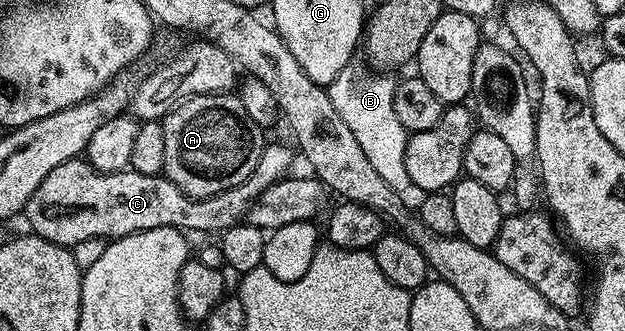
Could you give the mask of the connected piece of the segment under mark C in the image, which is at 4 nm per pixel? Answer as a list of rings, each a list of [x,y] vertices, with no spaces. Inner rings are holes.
[[[267,142],[263,146],[263,157],[245,182],[216,196],[196,200],[184,194],[162,174],[150,176],[130,170],[99,172],[86,159],[76,158],[61,162],[61,166],[50,171],[37,190],[33,190],[25,217],[31,227],[28,229],[34,235],[64,246],[85,242],[85,238],[107,240],[154,228],[177,228],[187,234],[221,234],[225,229],[240,223],[250,210],[251,203],[291,171],[290,150],[283,144]]]

